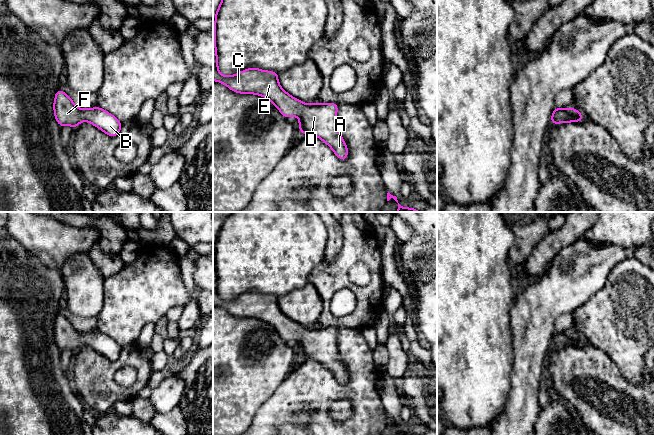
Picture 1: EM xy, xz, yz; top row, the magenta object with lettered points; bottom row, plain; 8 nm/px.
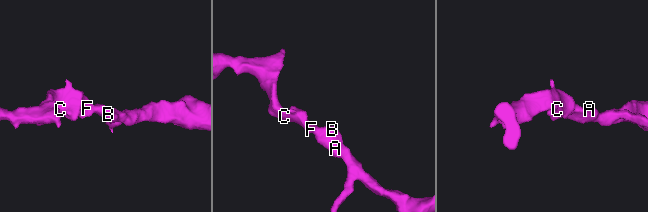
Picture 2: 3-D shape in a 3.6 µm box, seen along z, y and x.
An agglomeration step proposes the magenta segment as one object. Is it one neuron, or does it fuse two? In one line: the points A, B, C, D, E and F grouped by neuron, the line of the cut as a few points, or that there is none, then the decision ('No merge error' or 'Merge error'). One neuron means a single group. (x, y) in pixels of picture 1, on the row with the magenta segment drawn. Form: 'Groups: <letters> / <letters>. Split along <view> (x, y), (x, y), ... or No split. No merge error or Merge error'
Groups: A B C D E F. No split. No merge error

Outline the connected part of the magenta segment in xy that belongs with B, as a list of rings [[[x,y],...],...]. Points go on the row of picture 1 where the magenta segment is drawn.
[[[60,89],[55,94],[53,108],[55,119],[61,127],[70,125],[75,129],[81,121],[86,121],[107,135],[116,137],[122,126],[115,116],[100,107],[79,109],[71,98]]]

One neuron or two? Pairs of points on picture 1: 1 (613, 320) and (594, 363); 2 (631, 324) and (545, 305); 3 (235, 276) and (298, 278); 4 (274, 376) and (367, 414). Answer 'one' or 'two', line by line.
1: two
2: two
3: one
4: two

